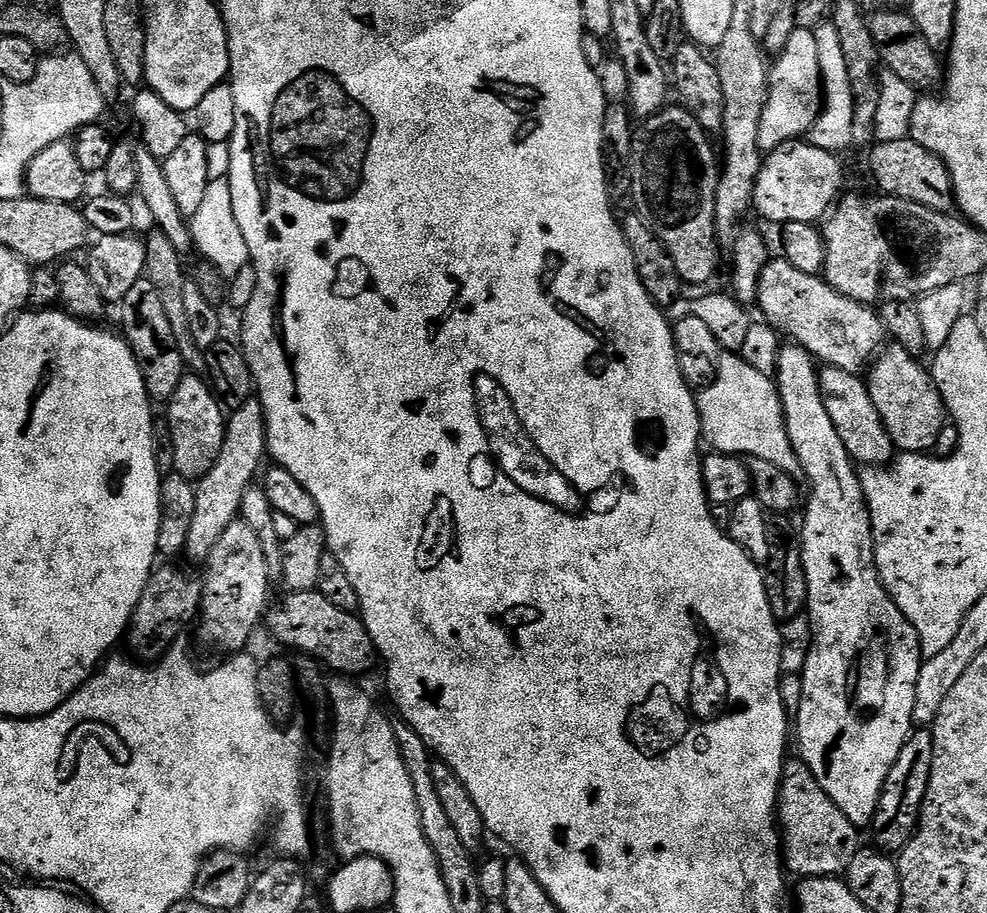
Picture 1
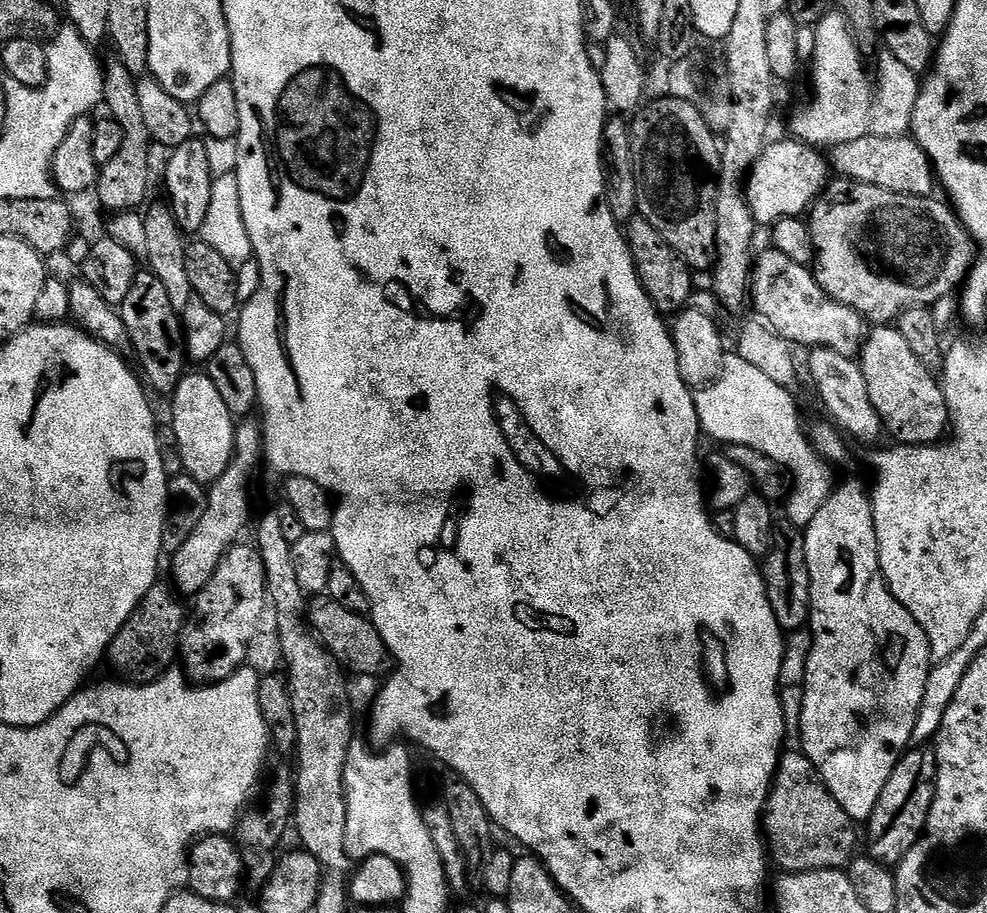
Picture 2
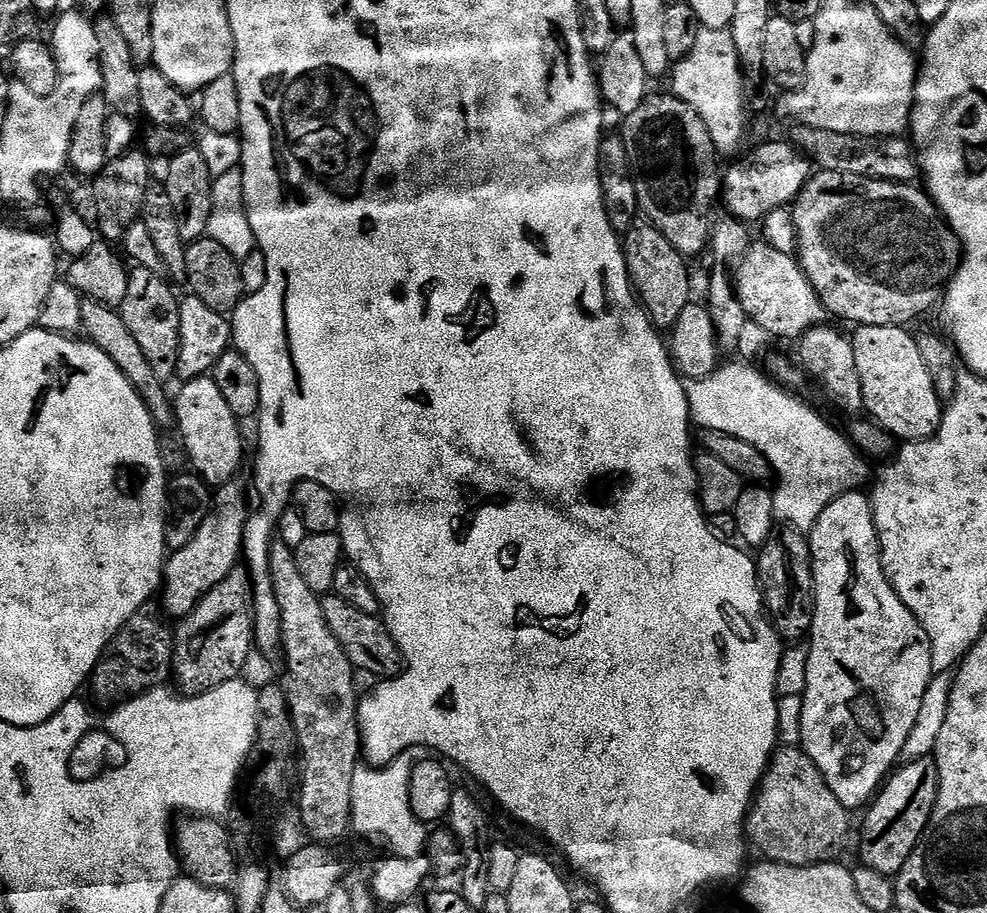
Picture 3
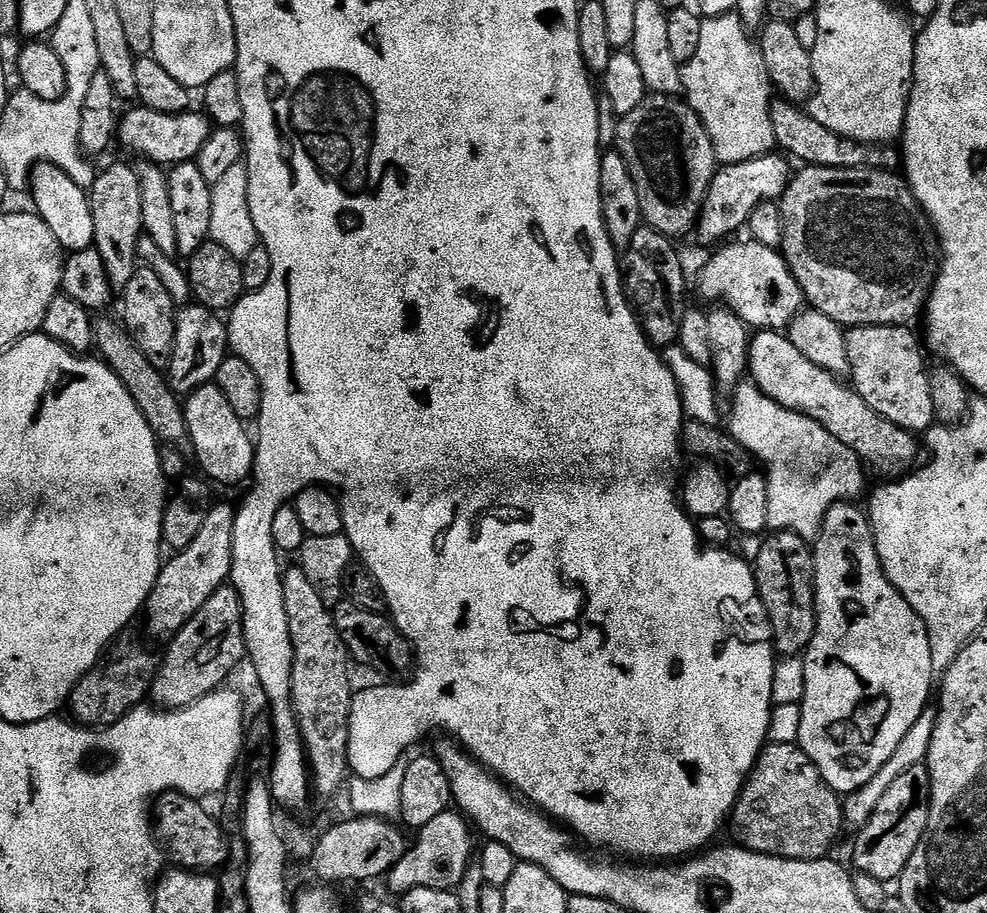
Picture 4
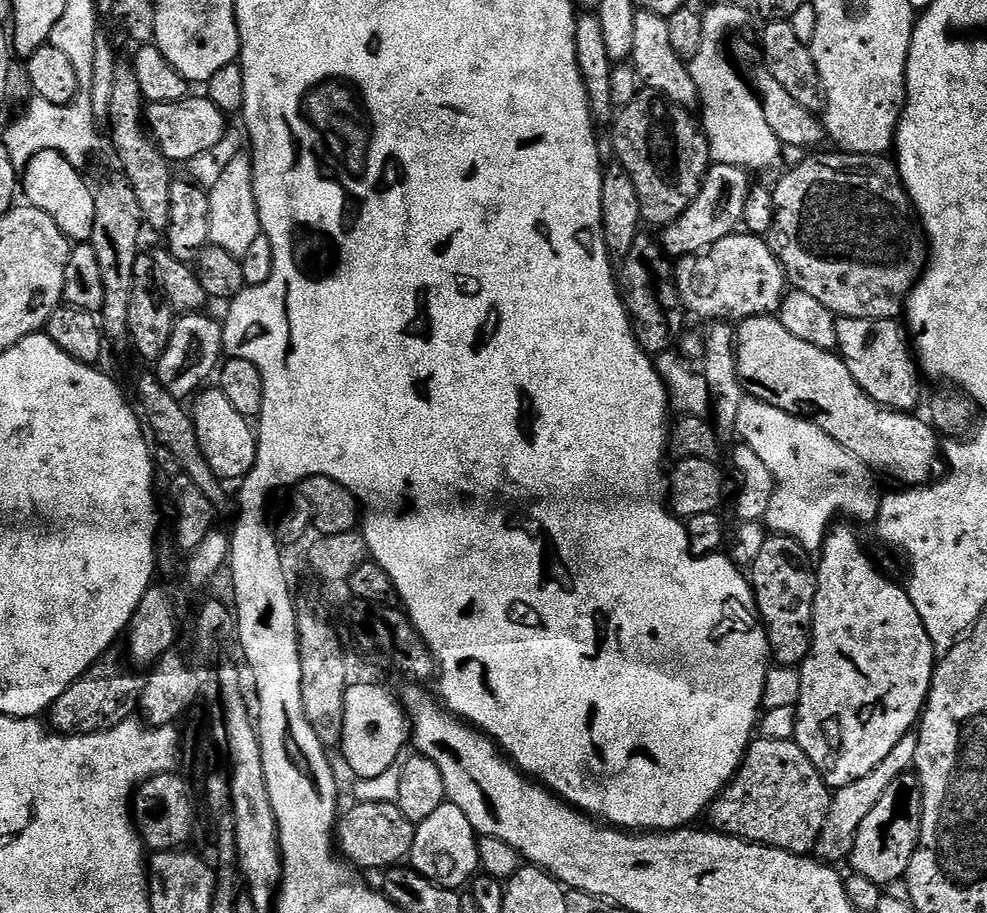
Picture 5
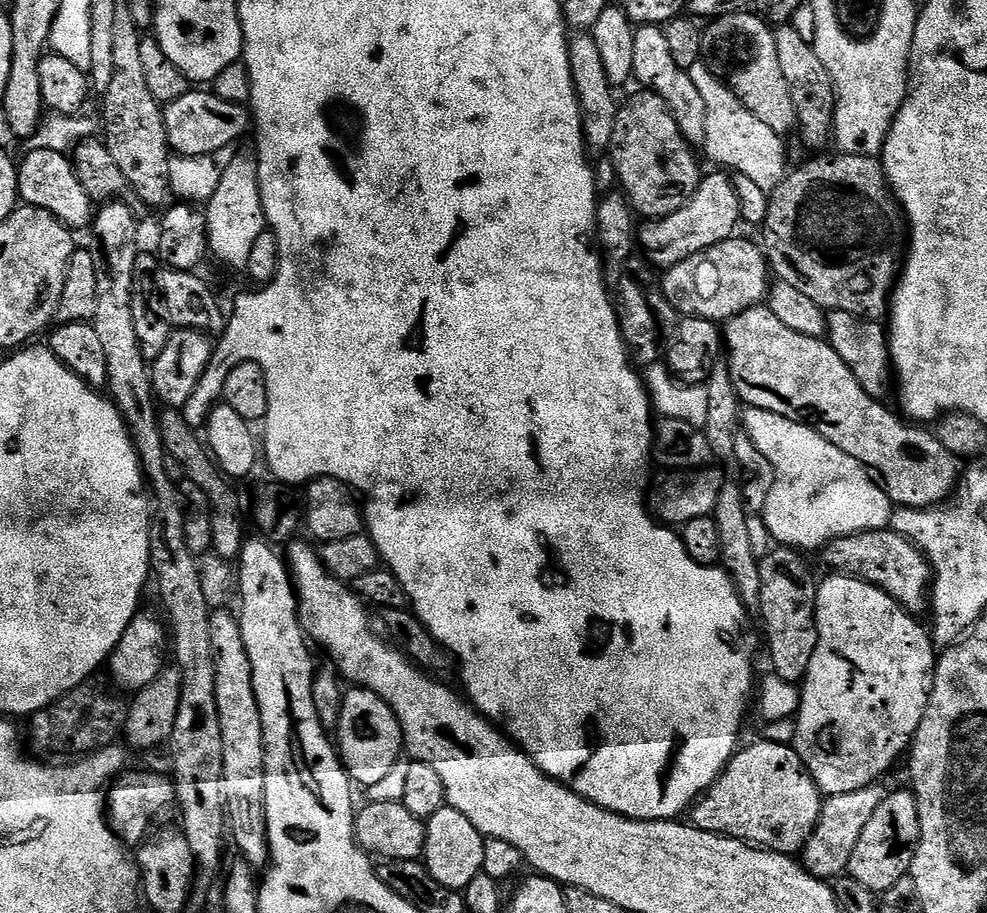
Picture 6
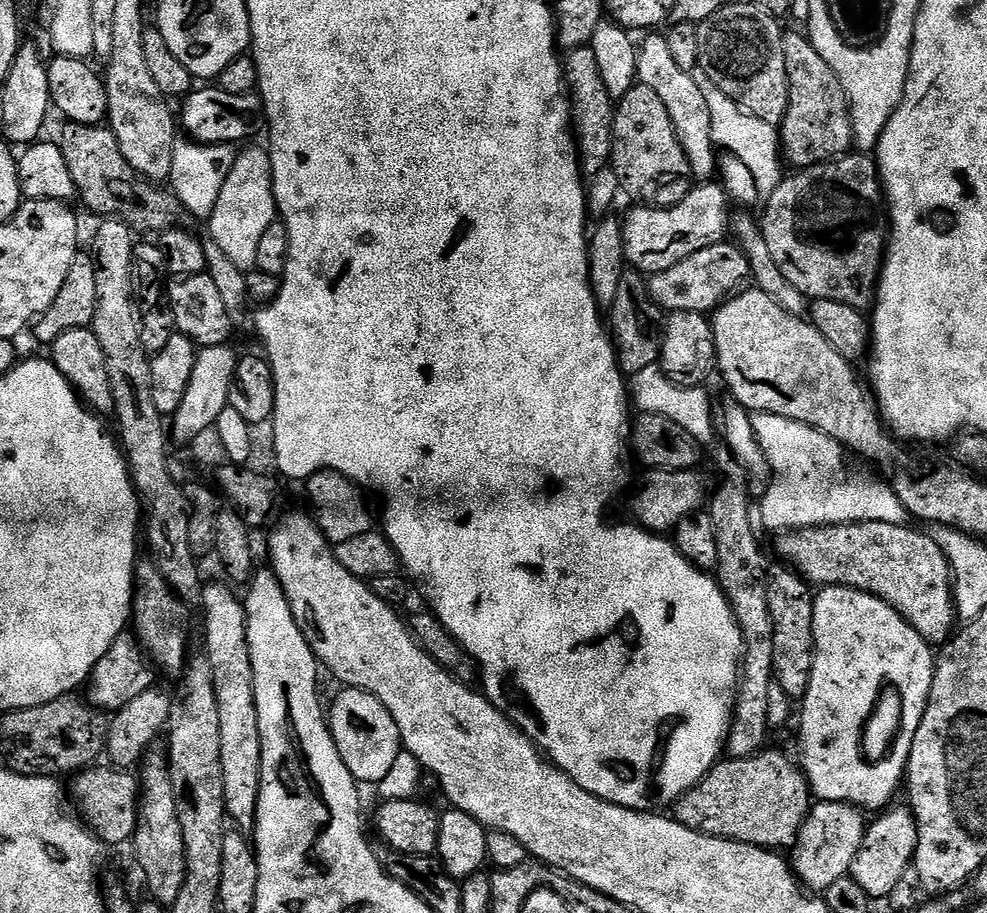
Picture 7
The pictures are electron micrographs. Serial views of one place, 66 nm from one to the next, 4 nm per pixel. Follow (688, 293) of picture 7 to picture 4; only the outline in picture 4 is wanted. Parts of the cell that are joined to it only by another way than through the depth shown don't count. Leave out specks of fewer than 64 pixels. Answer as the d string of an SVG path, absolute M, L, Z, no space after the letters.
M751 238L745 241L745 244L728 242L717 247L715 249L717 252L705 262L700 277L694 280L695 291L697 288L704 300L716 300L712 302L719 302L723 307L734 310L734 314L738 314L738 318L742 318L742 322L746 322L749 329L784 332L792 325L794 317L799 316L805 307L804 291L798 286L794 274L788 268L788 263L777 249L767 248Z

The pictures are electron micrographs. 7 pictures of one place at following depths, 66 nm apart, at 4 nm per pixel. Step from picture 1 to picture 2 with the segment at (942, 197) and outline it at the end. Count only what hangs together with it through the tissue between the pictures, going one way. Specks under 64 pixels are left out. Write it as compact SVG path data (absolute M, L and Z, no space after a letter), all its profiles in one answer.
M911 135L867 136L854 138L854 142L831 145L830 168L837 177L866 182L870 186L882 186L882 190L894 190L894 194L932 196L938 177L932 159L922 150Z

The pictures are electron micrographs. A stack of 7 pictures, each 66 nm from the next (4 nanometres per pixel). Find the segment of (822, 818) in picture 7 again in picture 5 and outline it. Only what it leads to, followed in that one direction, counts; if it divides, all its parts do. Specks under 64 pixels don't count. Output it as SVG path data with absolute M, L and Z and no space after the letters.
M918 735L903 736L898 742L898 746L894 746L894 750L890 750L890 754L886 754L886 758L882 758L882 762L878 762L878 766L874 766L874 770L870 770L870 774L866 774L866 778L858 778L858 782L850 782L846 786L835 789L830 814L826 818L826 826L814 849L815 855L821 861L836 866L839 865L839 860L847 861L851 857L854 842L858 838L858 826L862 826L866 814L870 814L870 810L874 810L874 806L878 806L878 802L882 798L882 794L886 794L887 788L915 765L917 754Z

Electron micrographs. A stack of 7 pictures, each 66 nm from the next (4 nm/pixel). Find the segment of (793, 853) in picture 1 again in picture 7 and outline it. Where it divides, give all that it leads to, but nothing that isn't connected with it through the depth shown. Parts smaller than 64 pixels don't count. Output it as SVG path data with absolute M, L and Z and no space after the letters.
M761 750L754 756L742 756L739 758L724 758L721 759L713 768L710 769L705 776L694 785L694 787L687 792L686 795L681 796L674 805L674 819L682 826L686 826L695 832L701 832L707 836L717 836L723 840L733 840L734 842L742 842L743 844L753 844L759 848L766 848L769 850L788 850L795 845L796 841L800 839L800 831L808 817L808 810L810 807L810 789L808 787L807 779L799 767L792 765L792 760L788 756L783 756L780 752L768 752L769 750Z

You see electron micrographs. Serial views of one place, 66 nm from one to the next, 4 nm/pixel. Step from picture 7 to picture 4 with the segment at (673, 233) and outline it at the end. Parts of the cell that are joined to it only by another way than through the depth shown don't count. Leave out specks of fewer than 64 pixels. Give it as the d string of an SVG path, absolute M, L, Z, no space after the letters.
M769 154L750 161L717 167L716 177L712 179L708 196L704 199L704 209L700 211L698 233L700 232L701 242L715 245L717 242L727 241L731 232L736 232L739 228L741 230L747 225L748 219L760 204L779 201L788 189L790 171L788 172L787 163L789 161L783 155Z

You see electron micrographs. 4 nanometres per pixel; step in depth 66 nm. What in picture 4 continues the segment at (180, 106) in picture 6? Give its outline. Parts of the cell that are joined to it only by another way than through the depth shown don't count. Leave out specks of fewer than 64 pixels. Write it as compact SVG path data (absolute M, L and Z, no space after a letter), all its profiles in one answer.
M132 106L128 113L118 120L118 140L140 158L153 164L171 166L195 161L196 155L206 146L206 138L214 131L214 125L200 110L189 110L178 114L162 114L143 106Z

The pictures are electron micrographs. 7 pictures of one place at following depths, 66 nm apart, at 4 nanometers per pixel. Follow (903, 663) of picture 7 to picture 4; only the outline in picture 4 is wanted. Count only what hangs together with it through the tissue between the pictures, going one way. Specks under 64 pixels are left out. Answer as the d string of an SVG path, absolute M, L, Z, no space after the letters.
M841 502L835 504L824 516L824 523L820 525L820 535L814 541L814 583L816 586L816 629L814 638L808 644L808 651L803 653L802 659L805 666L805 694L803 700L799 703L802 710L802 726L800 727L800 739L798 741L800 748L814 762L814 766L822 774L822 778L833 788L837 794L847 794L856 792L862 786L890 762L890 754L902 746L902 738L906 738L910 726L918 722L918 718L923 714L925 708L929 707L930 700L928 695L934 692L934 673L932 663L930 662L930 638L926 634L926 626L918 614L898 594L898 590L888 581L886 574L880 565L876 543L872 537L872 524L869 522L863 507L857 506L852 502Z

